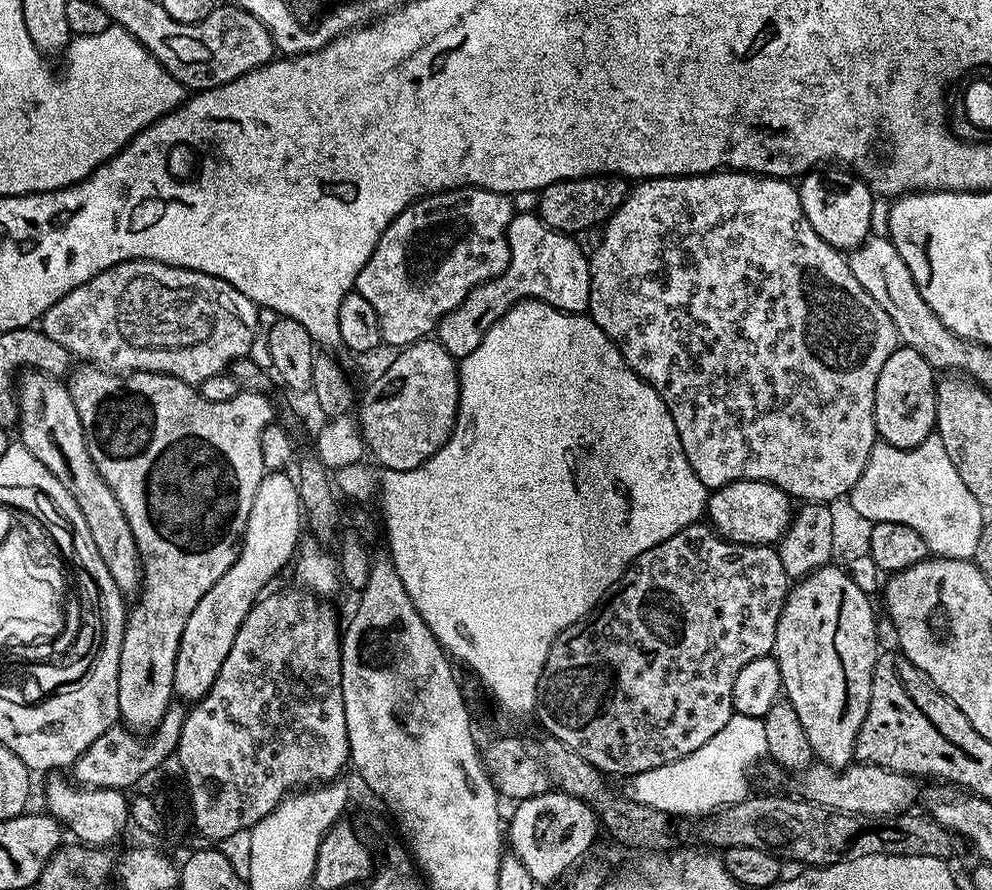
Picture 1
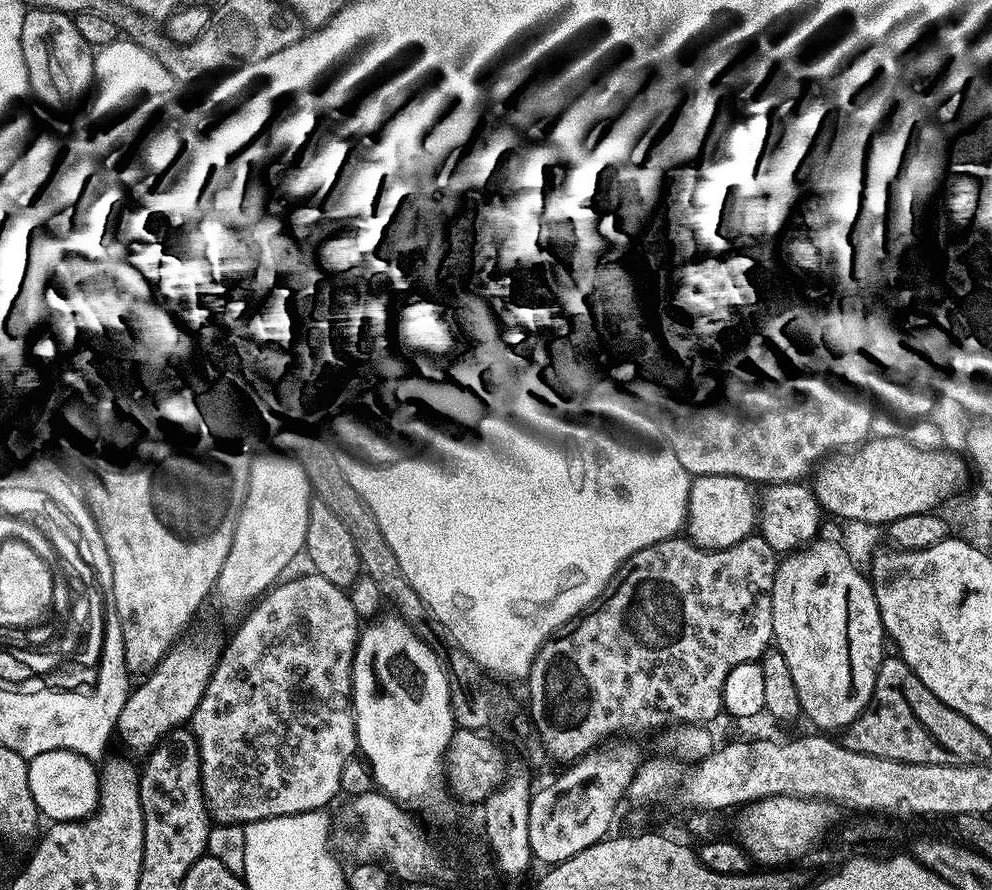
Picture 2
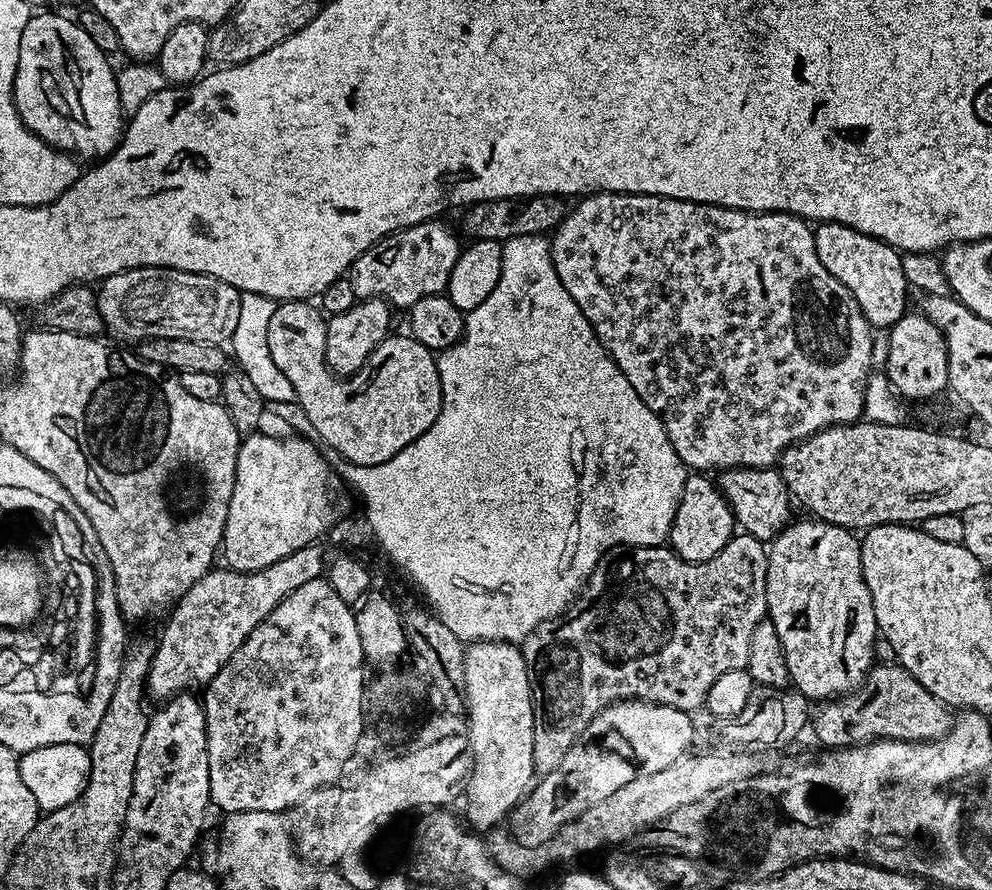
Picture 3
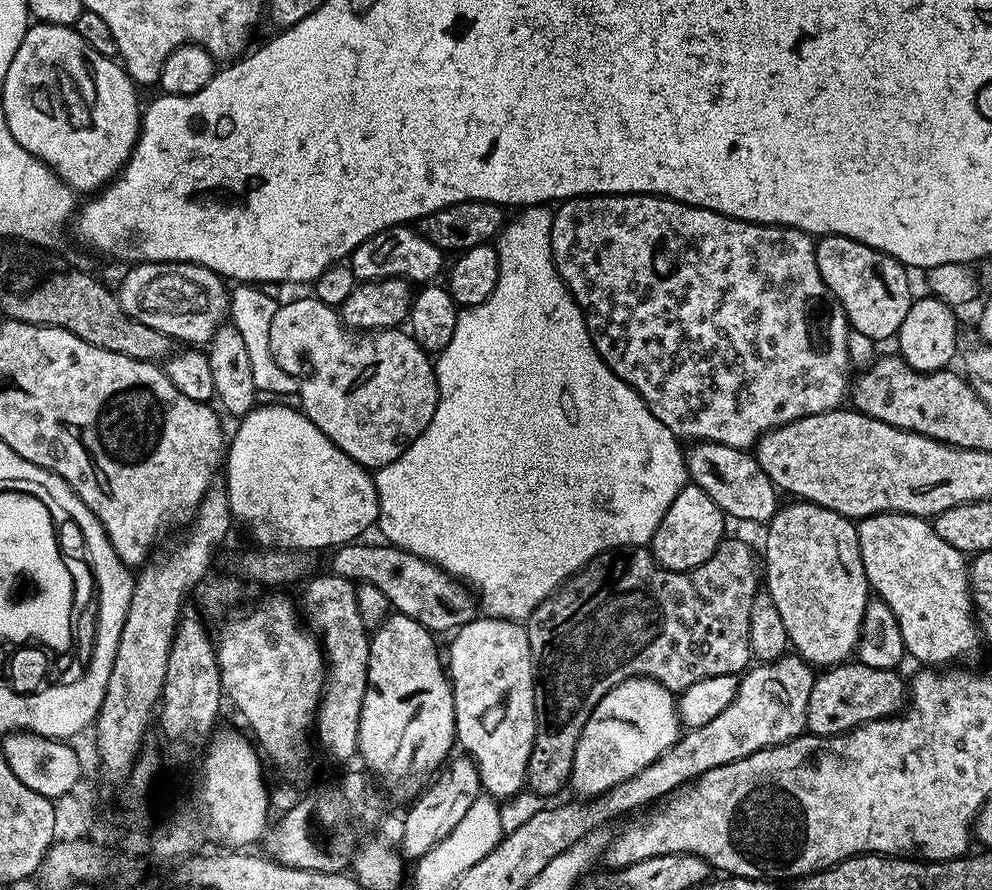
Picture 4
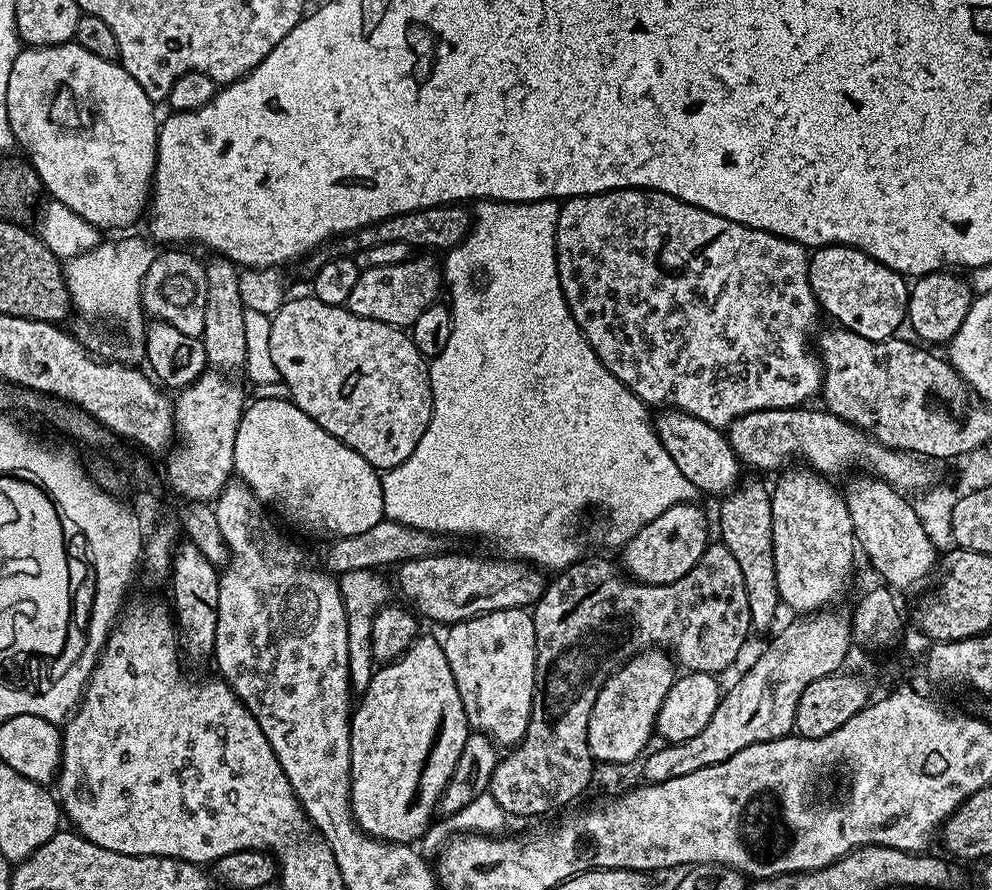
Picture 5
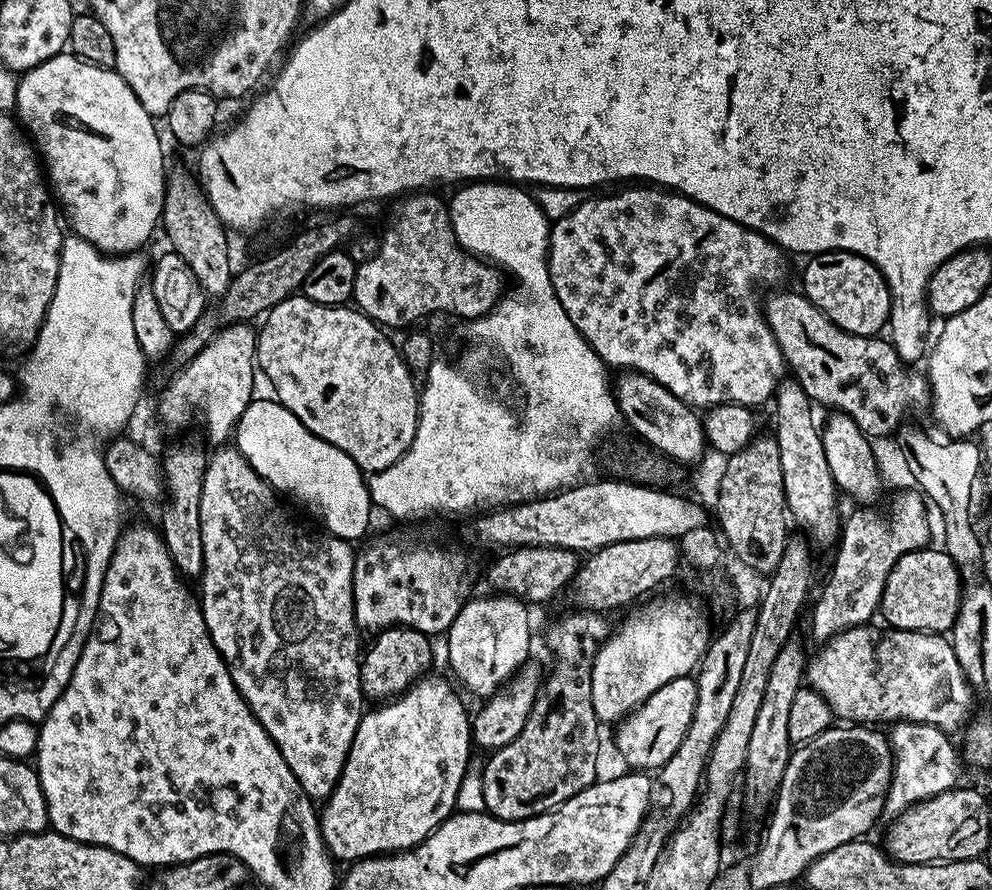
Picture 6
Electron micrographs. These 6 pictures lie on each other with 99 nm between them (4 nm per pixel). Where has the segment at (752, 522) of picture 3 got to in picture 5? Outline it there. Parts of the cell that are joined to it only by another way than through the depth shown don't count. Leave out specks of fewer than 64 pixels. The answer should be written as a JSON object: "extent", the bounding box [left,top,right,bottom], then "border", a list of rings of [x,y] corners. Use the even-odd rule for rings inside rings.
{"extent":[654,408,742,497],"border":[[[668,408],[661,412],[664,413],[654,420],[658,438],[662,446],[666,446],[666,454],[674,458],[678,470],[682,470],[682,474],[686,474],[686,478],[694,482],[697,493],[709,492],[710,495],[719,497],[721,494],[731,492],[741,479],[742,465],[736,459],[727,435],[721,429],[680,412],[677,408]]]}

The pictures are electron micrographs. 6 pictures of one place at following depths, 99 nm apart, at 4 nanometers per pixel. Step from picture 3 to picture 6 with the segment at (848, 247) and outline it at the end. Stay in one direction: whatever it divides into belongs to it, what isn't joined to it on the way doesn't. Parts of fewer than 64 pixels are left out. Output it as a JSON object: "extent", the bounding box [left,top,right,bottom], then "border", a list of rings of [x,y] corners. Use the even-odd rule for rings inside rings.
{"extent":[803,252,892,336],"border":[[[817,252],[804,268],[803,295],[842,330],[859,336],[880,336],[892,313],[892,291],[884,276],[856,252]]]}

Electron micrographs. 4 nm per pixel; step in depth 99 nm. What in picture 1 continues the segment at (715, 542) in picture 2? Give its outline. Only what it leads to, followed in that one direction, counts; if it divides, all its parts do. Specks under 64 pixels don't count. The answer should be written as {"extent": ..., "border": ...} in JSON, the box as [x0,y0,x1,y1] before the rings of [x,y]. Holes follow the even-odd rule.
{"extent":[706,480,794,545],"border":[[[735,480],[724,484],[709,495],[706,509],[711,527],[735,544],[775,545],[792,523],[793,515],[794,504],[789,496],[765,480]]]}

